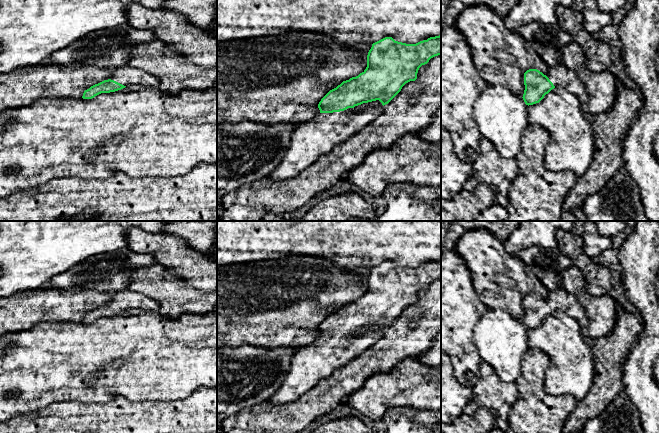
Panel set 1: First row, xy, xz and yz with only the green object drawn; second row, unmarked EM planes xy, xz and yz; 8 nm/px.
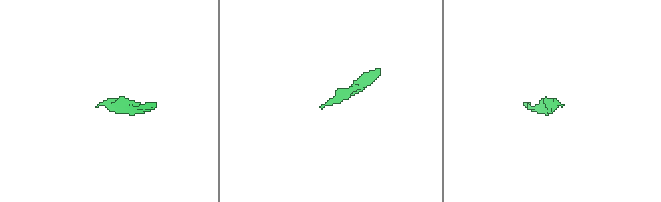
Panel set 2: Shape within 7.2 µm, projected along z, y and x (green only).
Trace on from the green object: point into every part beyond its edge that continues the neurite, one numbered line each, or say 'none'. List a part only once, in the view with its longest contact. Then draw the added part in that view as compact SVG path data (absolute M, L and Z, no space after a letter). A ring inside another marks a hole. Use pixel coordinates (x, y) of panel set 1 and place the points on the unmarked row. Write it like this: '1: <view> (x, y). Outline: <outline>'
1: xz (311, 363). Outline: M370 329L362 334L348 332L340 336L319 337L313 343L297 348L283 384L267 401L274 405L282 405L297 400L301 395L313 388L319 381L324 380L334 371L362 354L380 339L382 335L382 329Z

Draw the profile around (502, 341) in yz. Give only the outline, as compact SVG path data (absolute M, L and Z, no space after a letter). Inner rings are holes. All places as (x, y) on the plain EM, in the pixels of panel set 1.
M487 309L473 329L473 340L482 362L488 363L503 382L515 383L521 374L521 361L529 349L528 329L523 322L501 309Z

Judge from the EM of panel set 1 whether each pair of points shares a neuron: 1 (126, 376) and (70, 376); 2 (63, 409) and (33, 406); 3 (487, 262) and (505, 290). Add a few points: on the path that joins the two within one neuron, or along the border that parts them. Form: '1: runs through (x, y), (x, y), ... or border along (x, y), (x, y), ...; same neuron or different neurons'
1: runs through (112, 375), (84, 375); same neuron
2: border along (54, 403), (45, 409), (24, 413); different neurons
3: runs through (493, 269), (502, 283); same neuron

